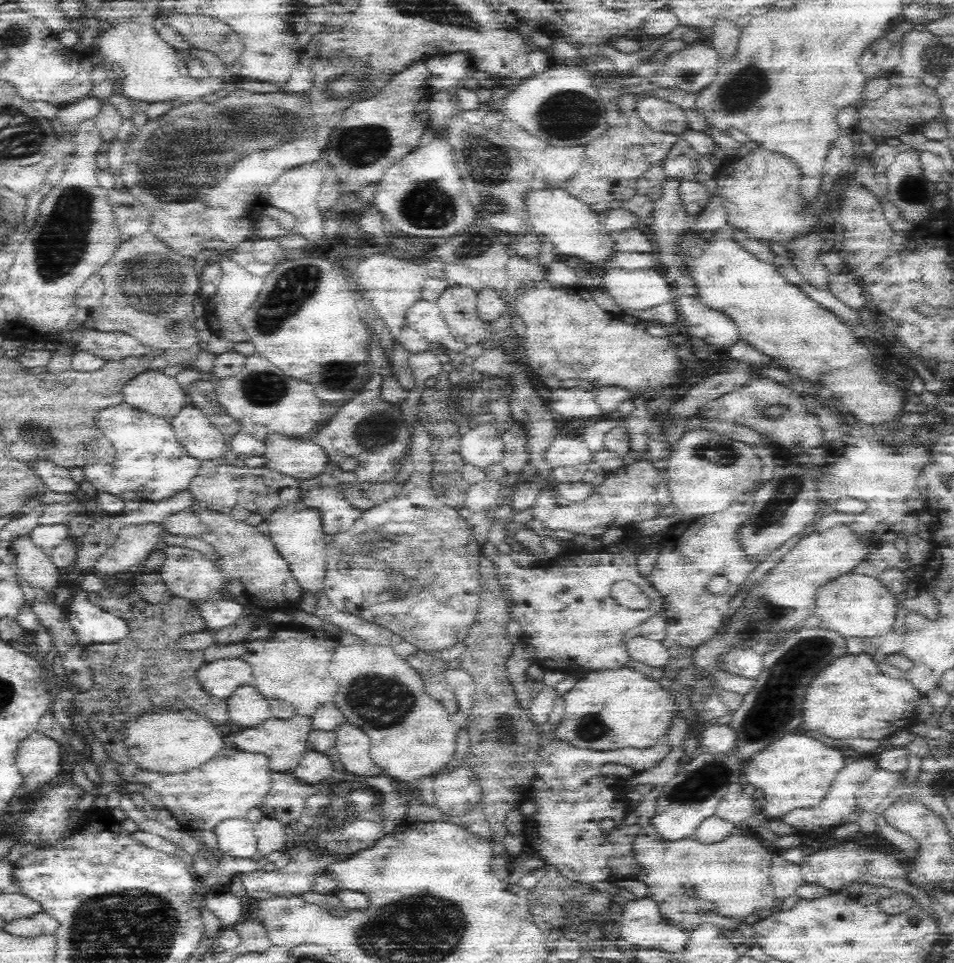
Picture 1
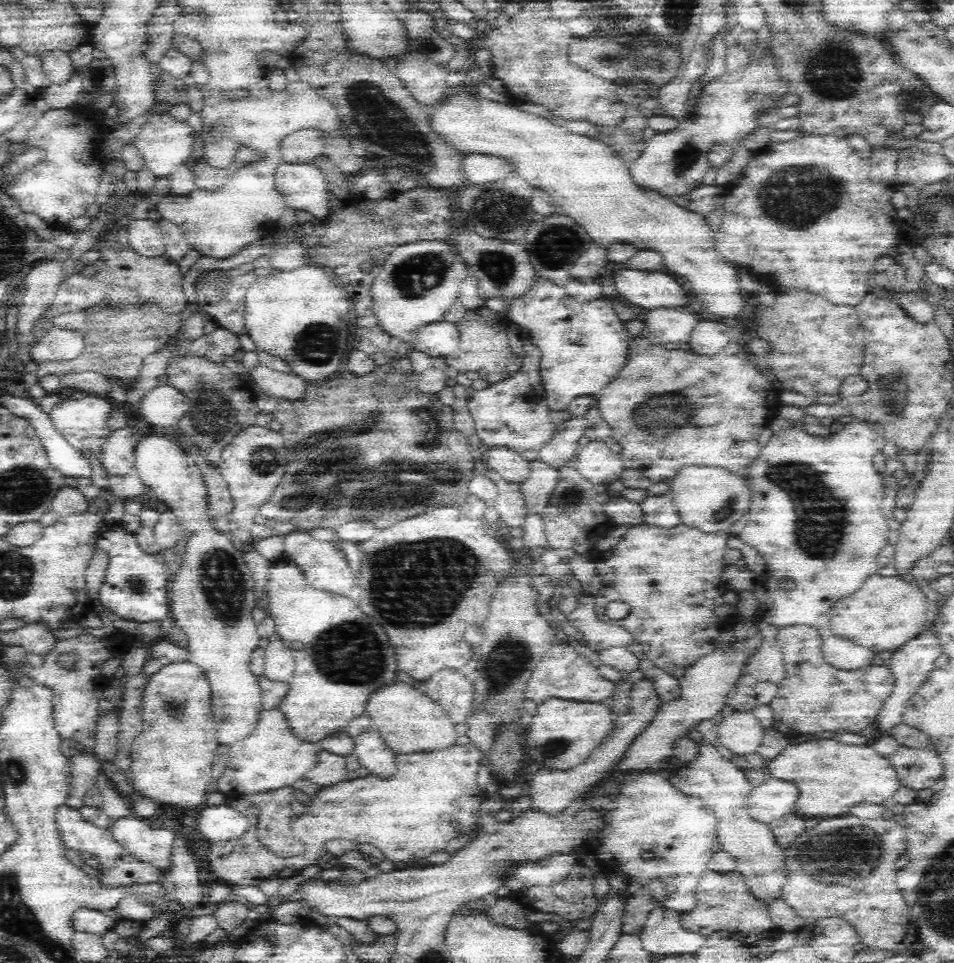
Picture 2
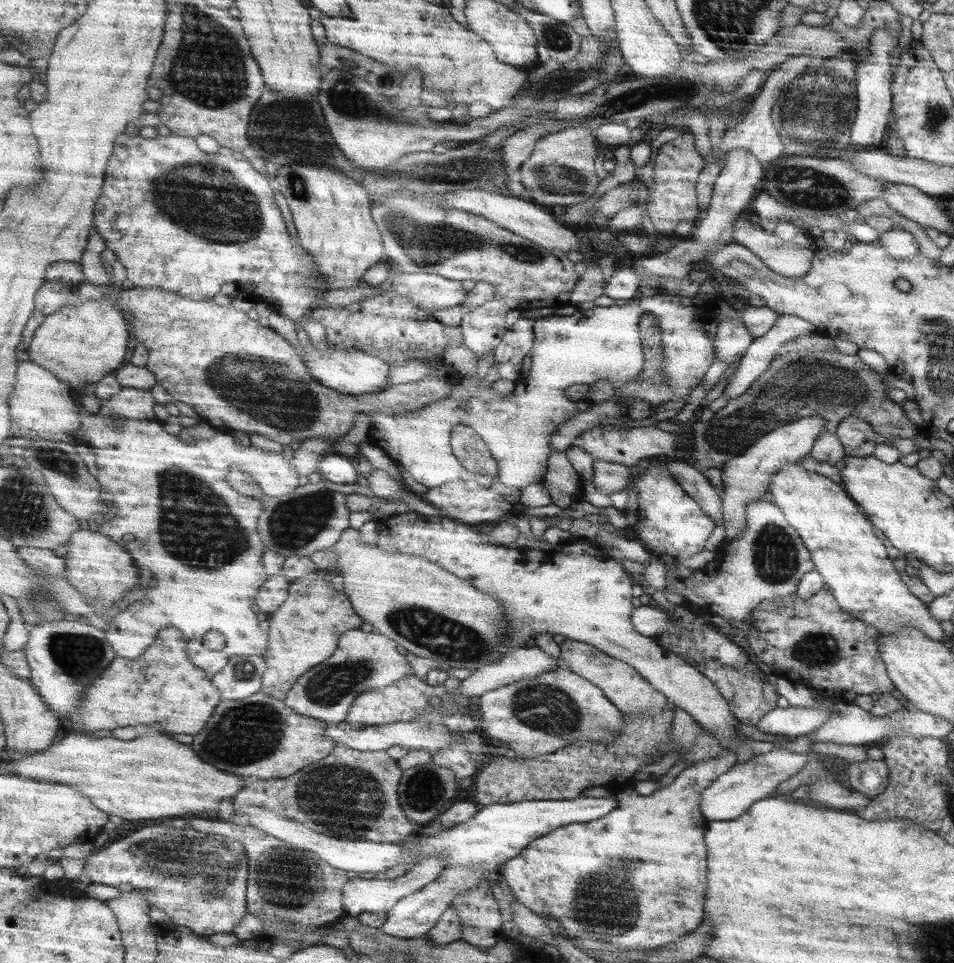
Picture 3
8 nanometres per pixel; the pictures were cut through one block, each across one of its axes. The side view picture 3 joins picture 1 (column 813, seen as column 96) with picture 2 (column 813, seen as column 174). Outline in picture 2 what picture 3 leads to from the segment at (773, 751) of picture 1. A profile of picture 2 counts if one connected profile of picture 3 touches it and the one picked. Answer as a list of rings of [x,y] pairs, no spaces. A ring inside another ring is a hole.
[[[814,738],[806,742],[790,742],[780,754],[762,766],[770,778],[794,782],[798,788],[796,814],[832,818],[850,812],[858,802],[884,804],[900,790],[900,782],[892,762],[880,756],[874,746],[846,746],[834,738]]]

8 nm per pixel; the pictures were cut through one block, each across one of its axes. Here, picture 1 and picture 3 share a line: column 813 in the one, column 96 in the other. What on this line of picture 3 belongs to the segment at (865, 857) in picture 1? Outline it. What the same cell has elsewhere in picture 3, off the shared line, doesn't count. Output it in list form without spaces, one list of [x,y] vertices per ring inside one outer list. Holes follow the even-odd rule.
[[[151,826],[137,832],[123,840],[113,840],[105,850],[95,852],[87,864],[87,874],[91,884],[105,884],[115,886],[123,892],[131,890],[147,890],[149,902],[153,908],[161,908],[169,914],[171,922],[183,928],[191,928],[195,934],[207,938],[211,934],[221,932],[235,932],[235,926],[249,914],[247,906],[247,888],[251,876],[251,862],[247,854],[245,842],[235,838],[221,838],[221,836],[205,836],[201,832],[193,832],[191,828],[173,830],[163,826]]]

